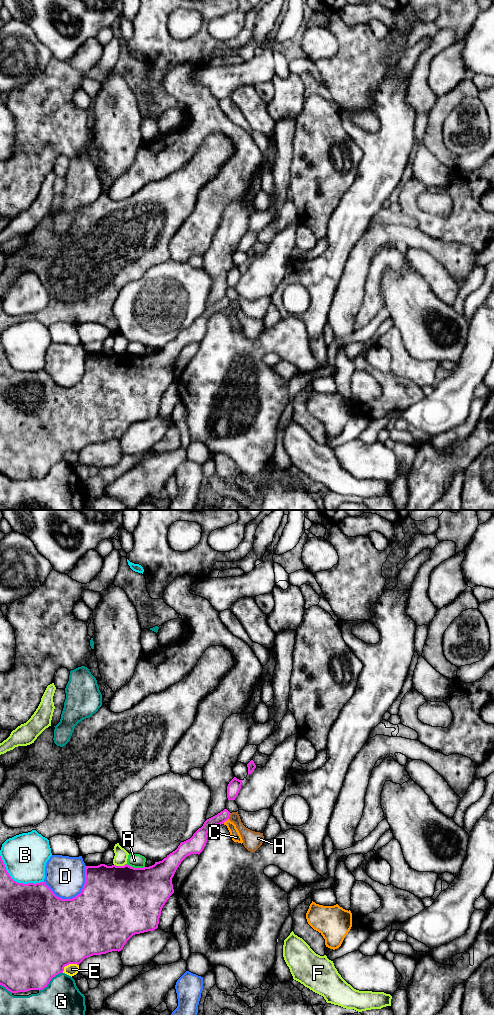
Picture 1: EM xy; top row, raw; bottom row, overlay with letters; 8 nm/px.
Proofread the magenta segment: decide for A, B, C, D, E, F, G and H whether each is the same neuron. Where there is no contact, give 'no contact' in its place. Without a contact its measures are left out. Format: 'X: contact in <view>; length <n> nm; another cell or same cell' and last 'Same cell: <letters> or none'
A: contact in xy; length 150 nm; another cell
B: contact in xy; length 420 nm; another cell
C: contact in xy; length 60 nm; another cell
D: contact in xy; length 360 nm; another cell
E: contact in xy; length 150 nm; another cell
F: contact in xy; length 110 nm; another cell
G: contact in xy; length 240 nm; another cell
H: contact in xy; length 50 nm; another cell
Same cell: none

